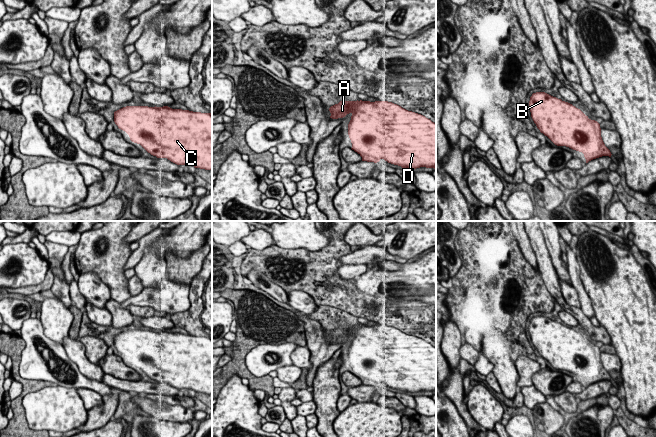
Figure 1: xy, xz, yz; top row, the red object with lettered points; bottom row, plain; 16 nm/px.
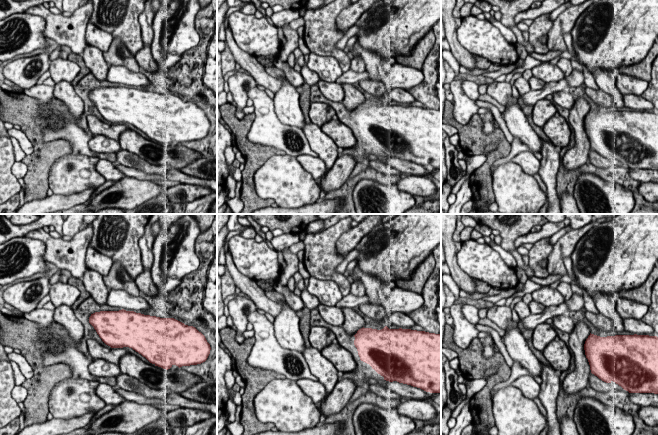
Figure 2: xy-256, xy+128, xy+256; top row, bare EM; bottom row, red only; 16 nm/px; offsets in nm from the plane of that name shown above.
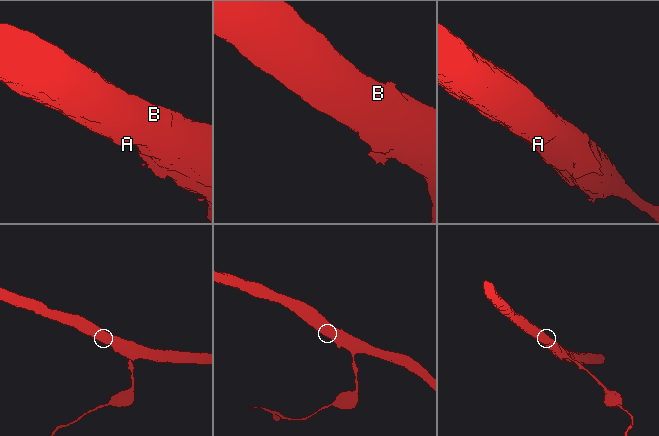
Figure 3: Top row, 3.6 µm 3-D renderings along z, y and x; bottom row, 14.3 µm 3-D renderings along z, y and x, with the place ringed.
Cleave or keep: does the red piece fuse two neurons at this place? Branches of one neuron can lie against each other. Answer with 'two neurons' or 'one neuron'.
one neuron

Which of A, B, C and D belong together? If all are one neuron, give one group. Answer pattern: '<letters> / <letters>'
A B C D

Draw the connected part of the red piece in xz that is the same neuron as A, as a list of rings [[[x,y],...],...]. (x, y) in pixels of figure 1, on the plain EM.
[[[340,325],[329,335],[332,343],[352,338],[348,359],[351,373],[362,381],[362,385],[377,387],[384,383],[405,393],[436,392],[436,347],[425,340],[388,325]]]

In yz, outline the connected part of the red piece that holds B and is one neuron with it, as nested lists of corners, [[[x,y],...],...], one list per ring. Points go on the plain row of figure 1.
[[[536,316],[530,321],[529,333],[537,352],[555,369],[582,376],[586,387],[602,380],[611,381],[602,364],[600,348],[572,328]]]

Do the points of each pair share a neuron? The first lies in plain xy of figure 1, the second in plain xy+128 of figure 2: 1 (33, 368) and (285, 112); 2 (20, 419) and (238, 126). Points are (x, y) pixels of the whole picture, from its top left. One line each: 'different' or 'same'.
1: different
2: same

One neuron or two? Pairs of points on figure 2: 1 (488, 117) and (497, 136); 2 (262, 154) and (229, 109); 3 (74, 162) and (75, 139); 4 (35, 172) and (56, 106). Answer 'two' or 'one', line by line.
1: two
2: one
3: two
4: one

